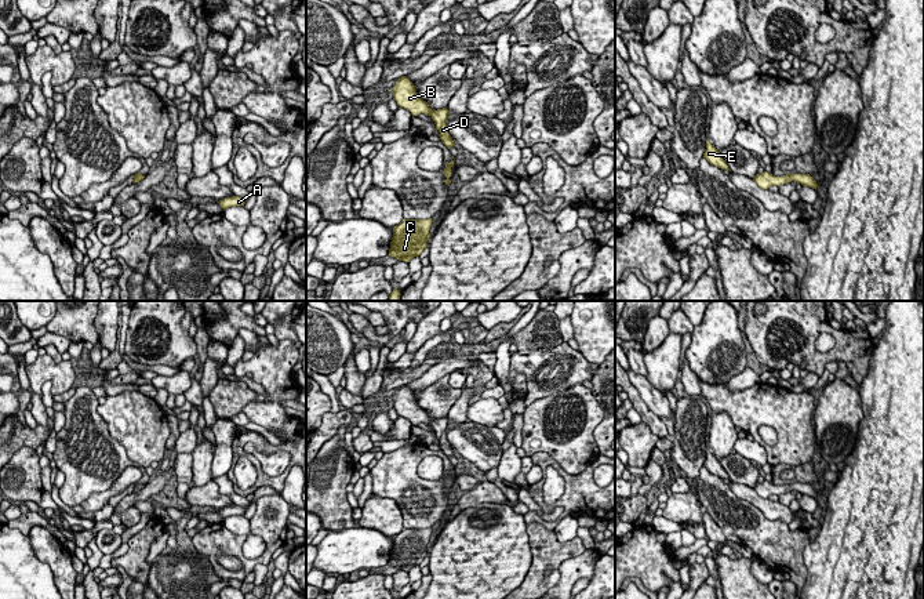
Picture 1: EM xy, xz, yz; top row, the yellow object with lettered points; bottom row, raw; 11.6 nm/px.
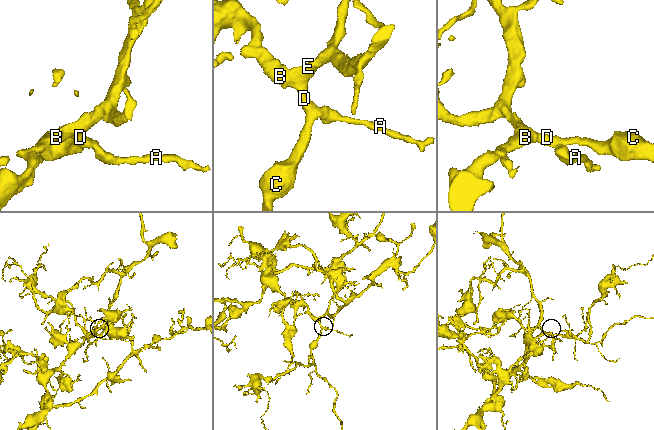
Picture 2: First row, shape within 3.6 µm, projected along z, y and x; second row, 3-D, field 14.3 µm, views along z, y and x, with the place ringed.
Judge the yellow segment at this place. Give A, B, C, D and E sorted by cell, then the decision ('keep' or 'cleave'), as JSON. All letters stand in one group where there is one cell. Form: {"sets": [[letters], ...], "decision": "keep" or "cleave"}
{"sets": [["A", "B", "C", "D", "E"]], "decision": "keep"}

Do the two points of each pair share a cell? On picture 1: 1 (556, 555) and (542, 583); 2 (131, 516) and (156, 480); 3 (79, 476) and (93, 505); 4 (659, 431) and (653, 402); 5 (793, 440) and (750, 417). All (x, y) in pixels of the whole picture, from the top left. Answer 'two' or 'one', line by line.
1: one
2: two
3: two
4: two
5: one

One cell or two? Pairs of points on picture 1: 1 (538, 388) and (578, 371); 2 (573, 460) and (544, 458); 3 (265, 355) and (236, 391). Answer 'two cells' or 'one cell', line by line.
1: one cell
2: two cells
3: two cells

